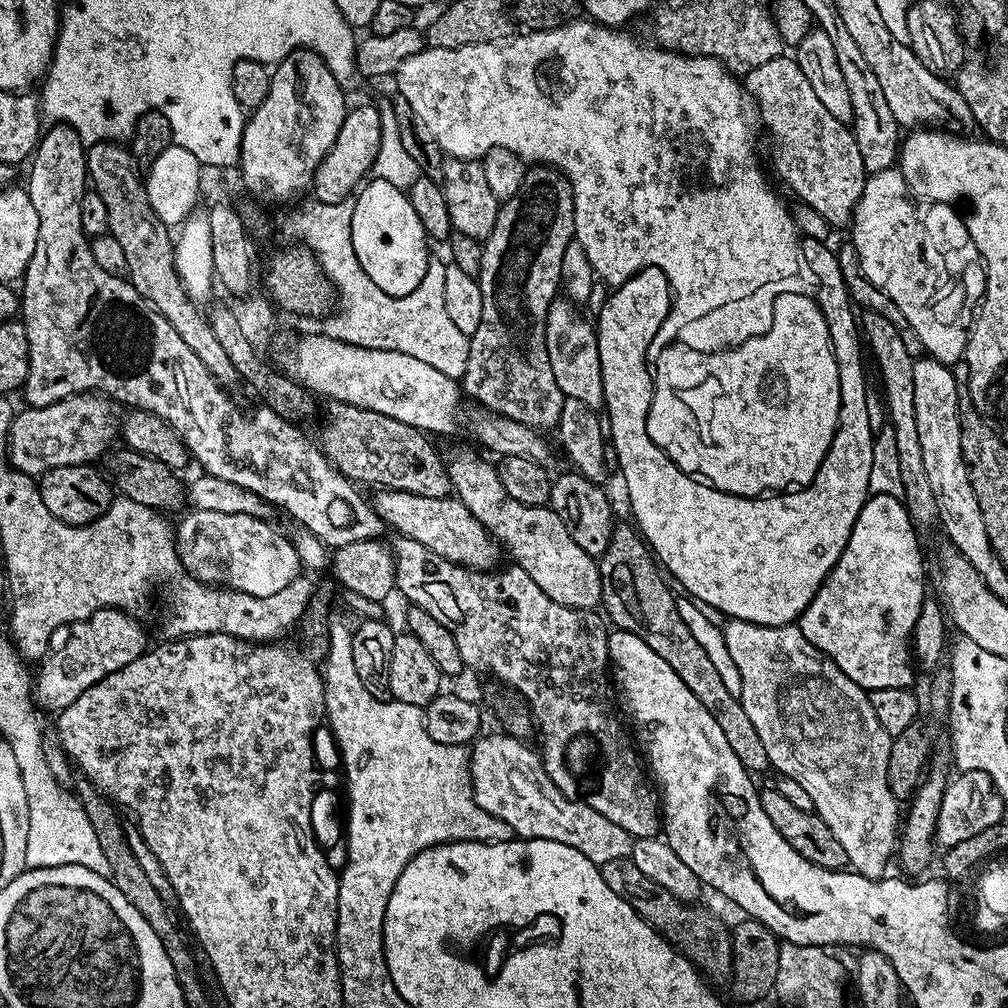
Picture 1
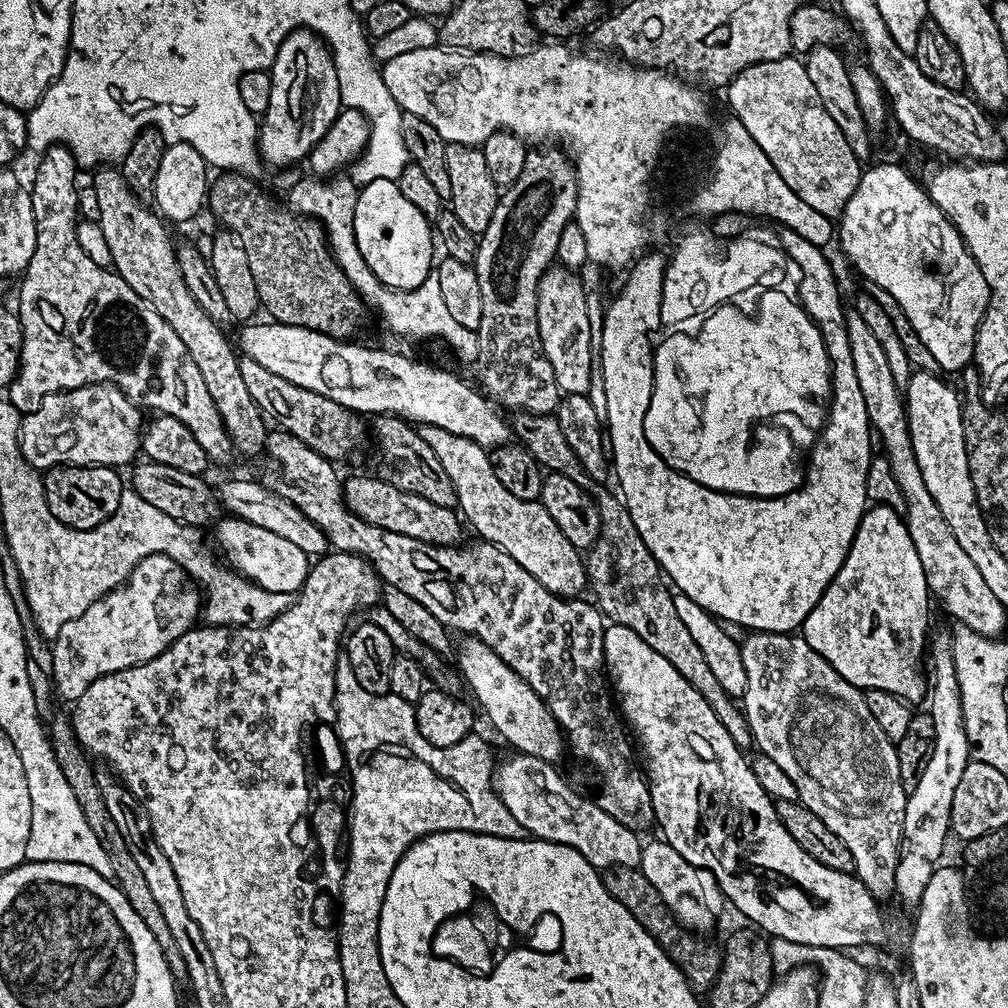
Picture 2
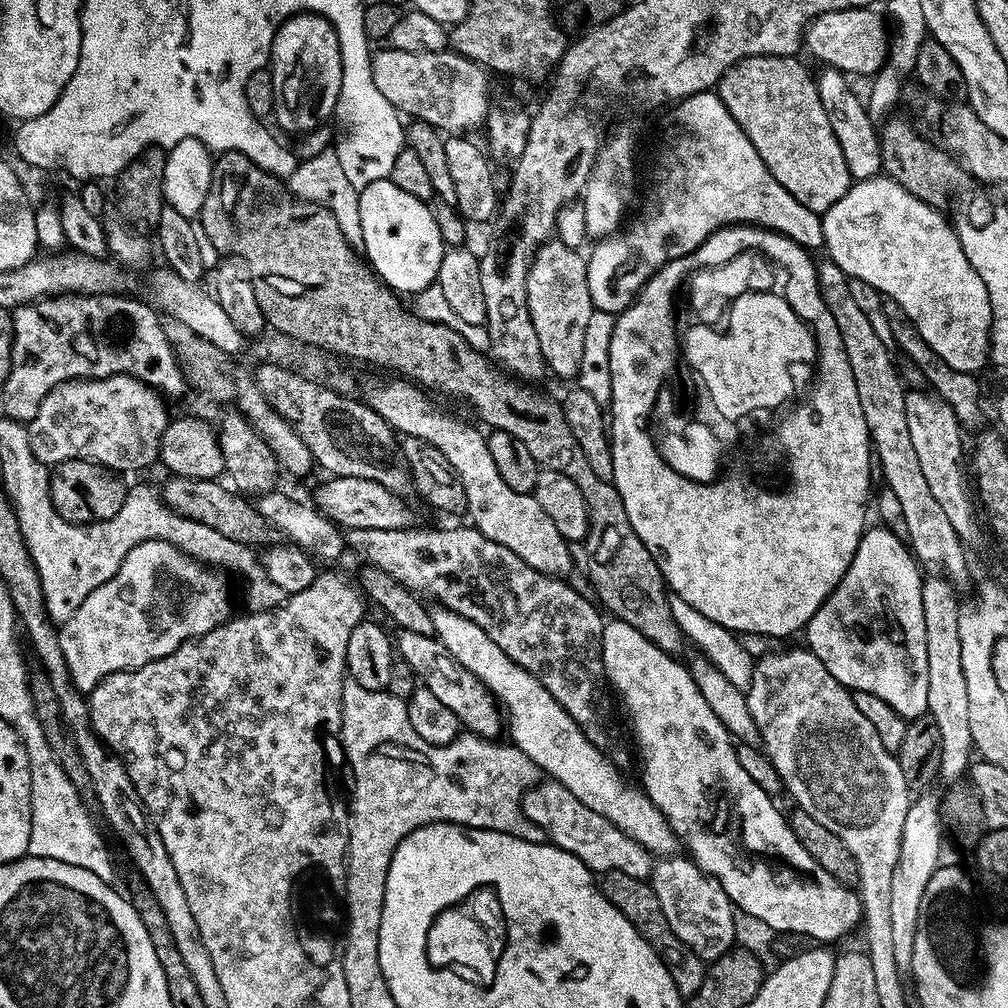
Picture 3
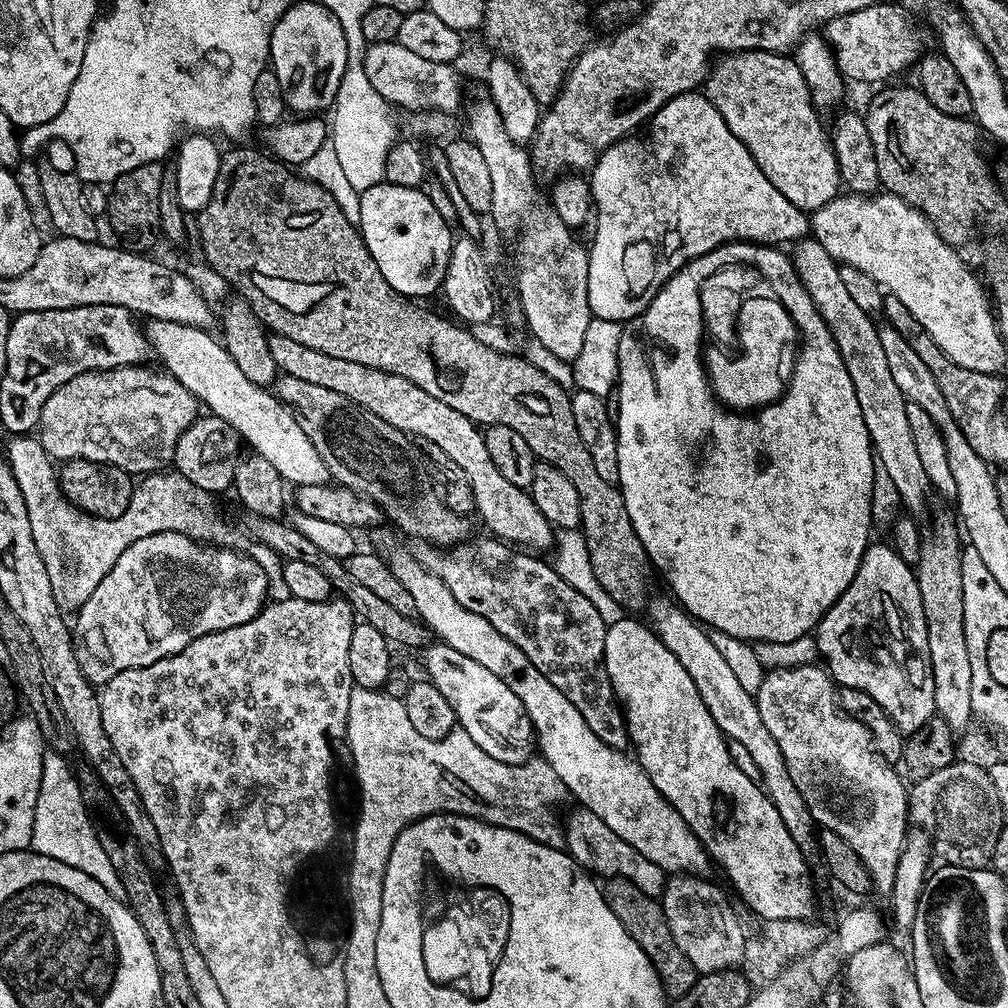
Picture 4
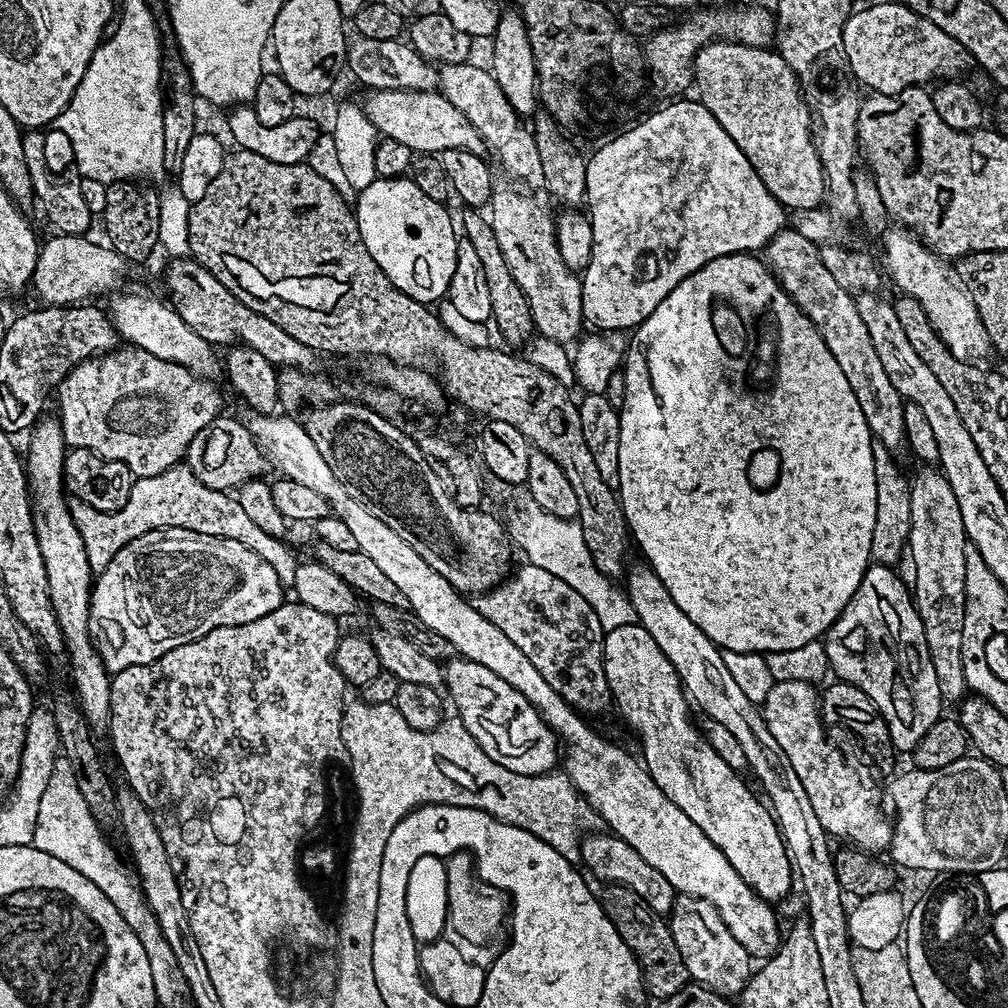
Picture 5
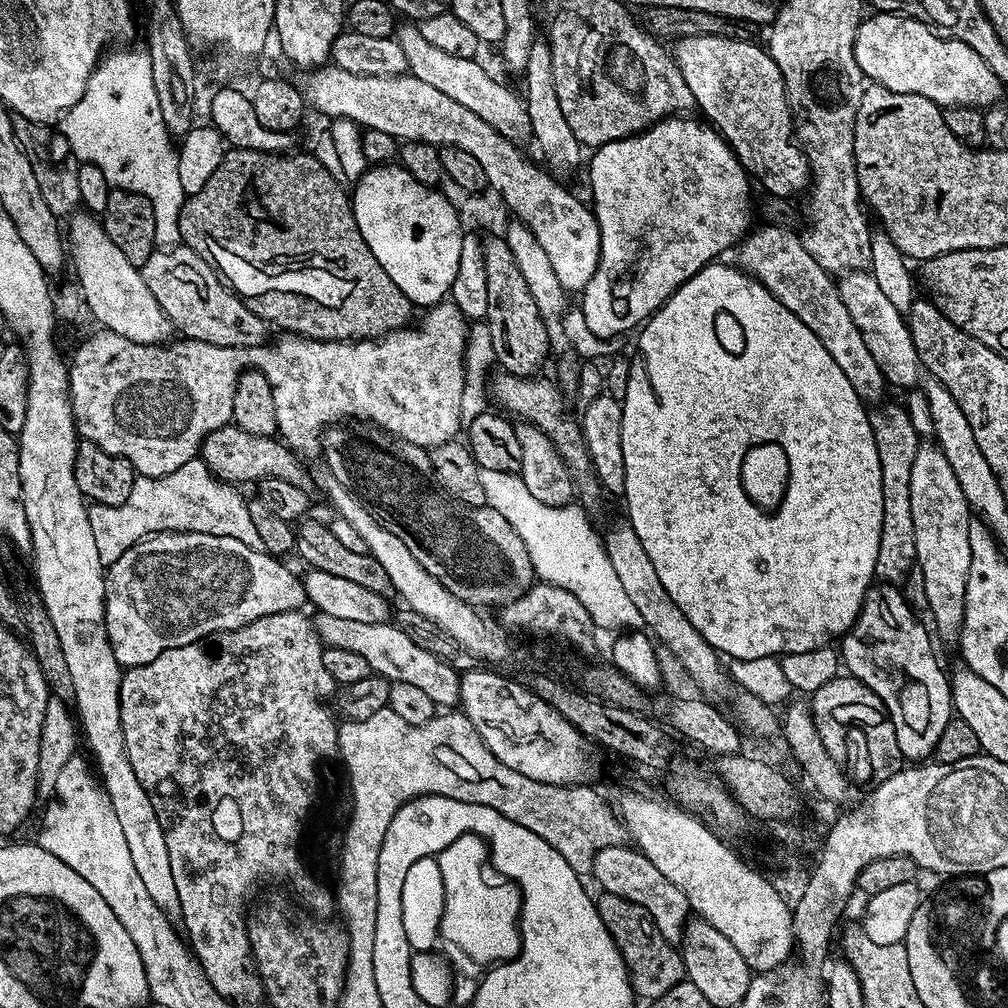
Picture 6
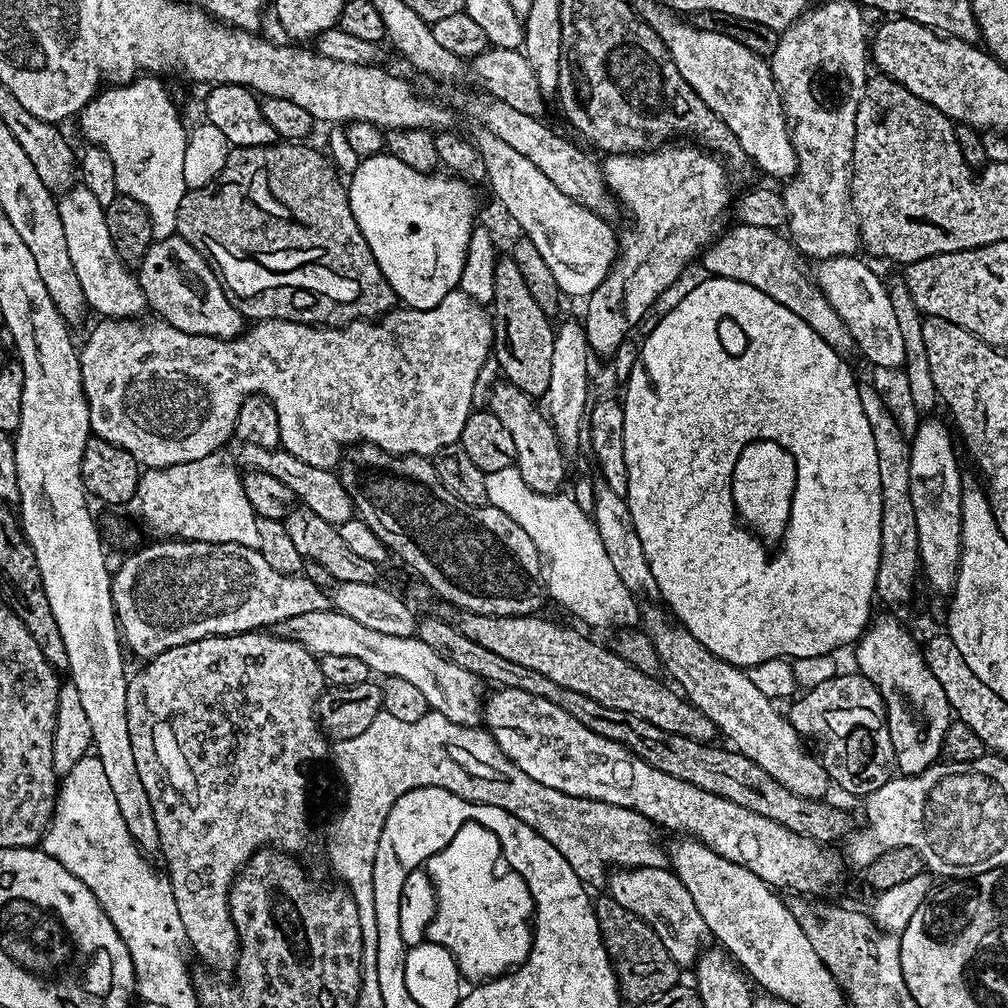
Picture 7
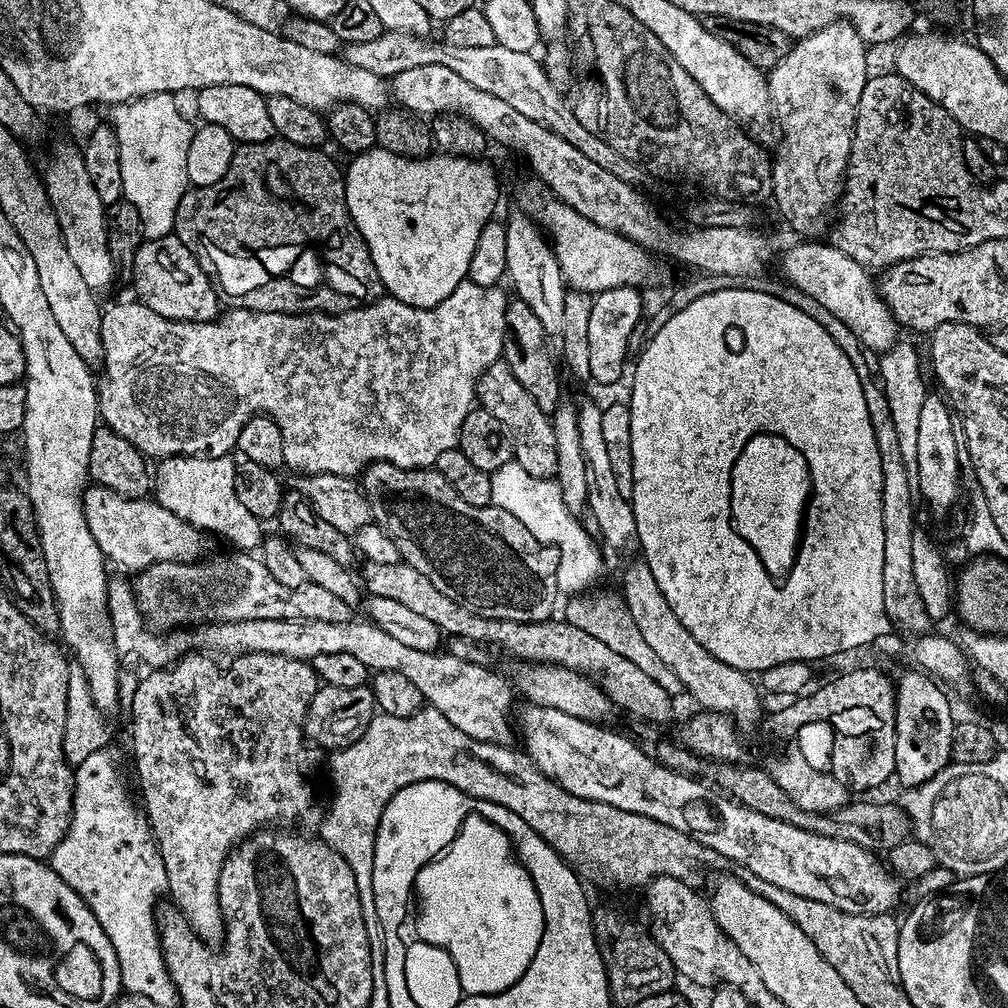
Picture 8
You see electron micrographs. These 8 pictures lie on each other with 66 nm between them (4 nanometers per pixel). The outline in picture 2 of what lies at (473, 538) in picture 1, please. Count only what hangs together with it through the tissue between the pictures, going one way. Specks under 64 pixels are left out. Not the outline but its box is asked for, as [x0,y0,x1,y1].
[343,475,462,546]

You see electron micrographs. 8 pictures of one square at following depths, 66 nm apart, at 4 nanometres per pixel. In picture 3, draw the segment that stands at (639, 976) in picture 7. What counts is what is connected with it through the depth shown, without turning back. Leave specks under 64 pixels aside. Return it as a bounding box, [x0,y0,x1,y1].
[598,871,706,998]

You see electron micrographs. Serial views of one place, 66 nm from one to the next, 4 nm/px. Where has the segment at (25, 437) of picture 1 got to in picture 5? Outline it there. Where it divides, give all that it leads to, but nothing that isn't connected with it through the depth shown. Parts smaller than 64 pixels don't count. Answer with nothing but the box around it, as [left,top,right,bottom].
[56,346,221,478]

